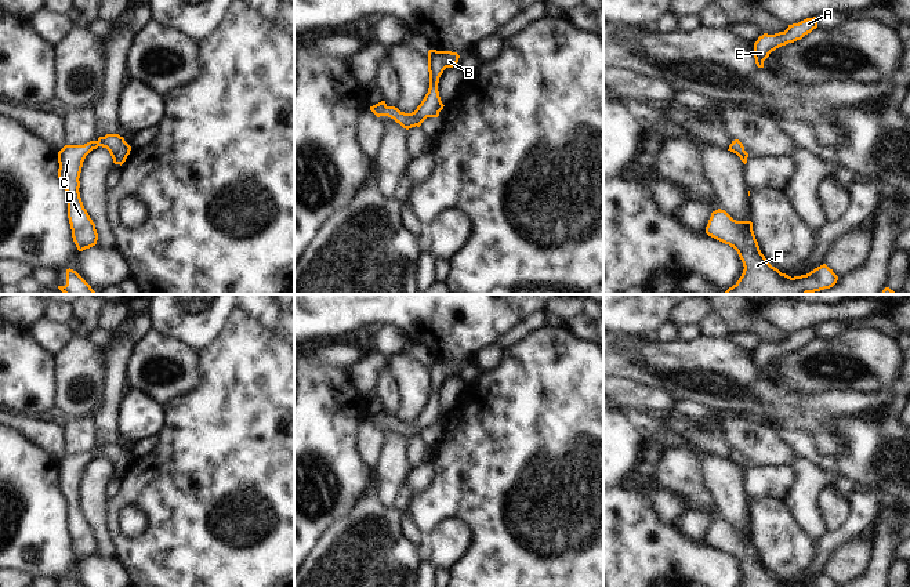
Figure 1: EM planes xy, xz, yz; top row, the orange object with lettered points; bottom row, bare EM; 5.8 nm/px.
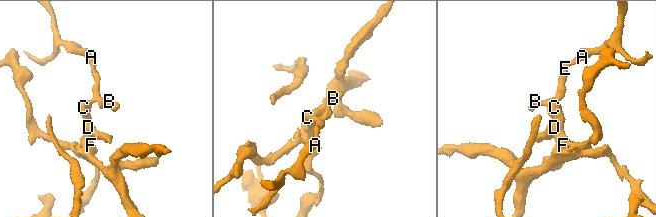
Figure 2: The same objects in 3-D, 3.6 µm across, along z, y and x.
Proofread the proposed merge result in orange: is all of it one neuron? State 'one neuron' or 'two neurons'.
one neuron

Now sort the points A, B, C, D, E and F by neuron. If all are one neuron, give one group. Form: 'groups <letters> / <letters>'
groups A B C D E F

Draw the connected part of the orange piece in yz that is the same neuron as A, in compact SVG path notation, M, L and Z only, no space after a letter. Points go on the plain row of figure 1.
M816 326L806 327L798 333L788 334L784 341L775 344L764 343L754 352L754 367L758 377L764 377L764 370L776 358L801 349L805 344L817 337Z

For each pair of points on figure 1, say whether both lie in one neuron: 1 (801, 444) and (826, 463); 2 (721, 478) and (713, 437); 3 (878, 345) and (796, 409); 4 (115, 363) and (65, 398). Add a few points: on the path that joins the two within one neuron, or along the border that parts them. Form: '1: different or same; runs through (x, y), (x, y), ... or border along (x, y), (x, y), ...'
1: same; runs through (807, 448), (820, 460)
2: different; border along (727, 457), (704, 456), (702, 474), (709, 488)
3: different; border along (785, 387), (801, 392), (848, 391)
4: different; border along (104, 348), (104, 399), (101, 402)

